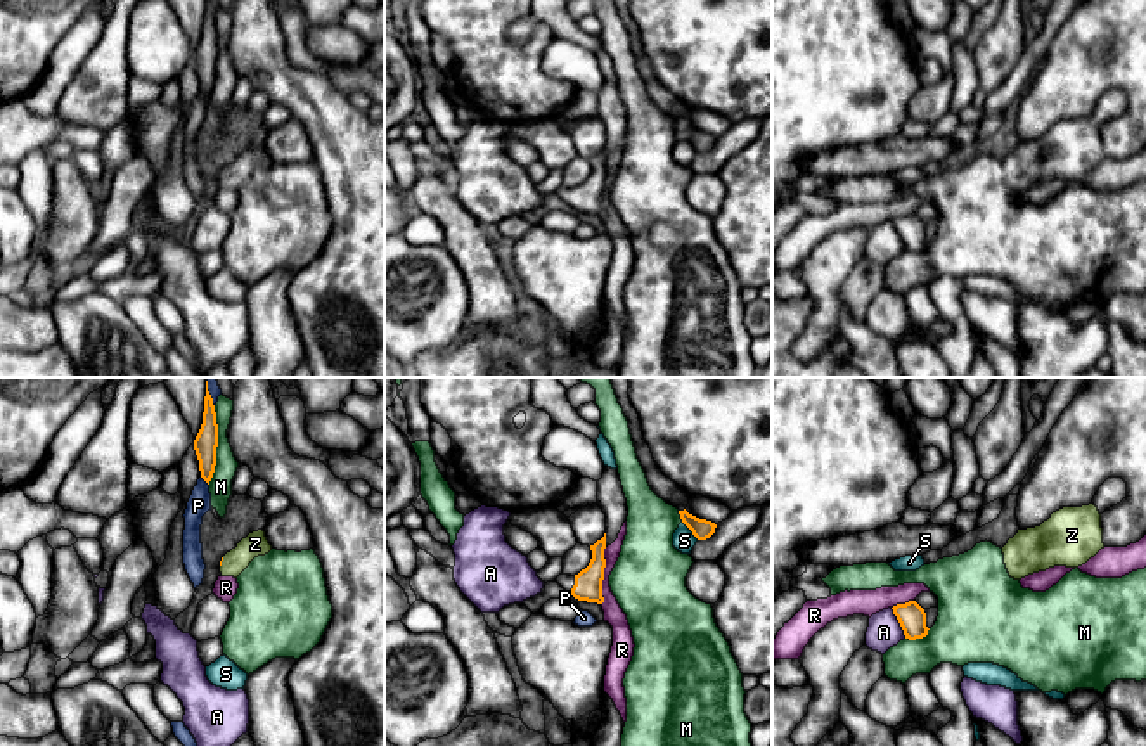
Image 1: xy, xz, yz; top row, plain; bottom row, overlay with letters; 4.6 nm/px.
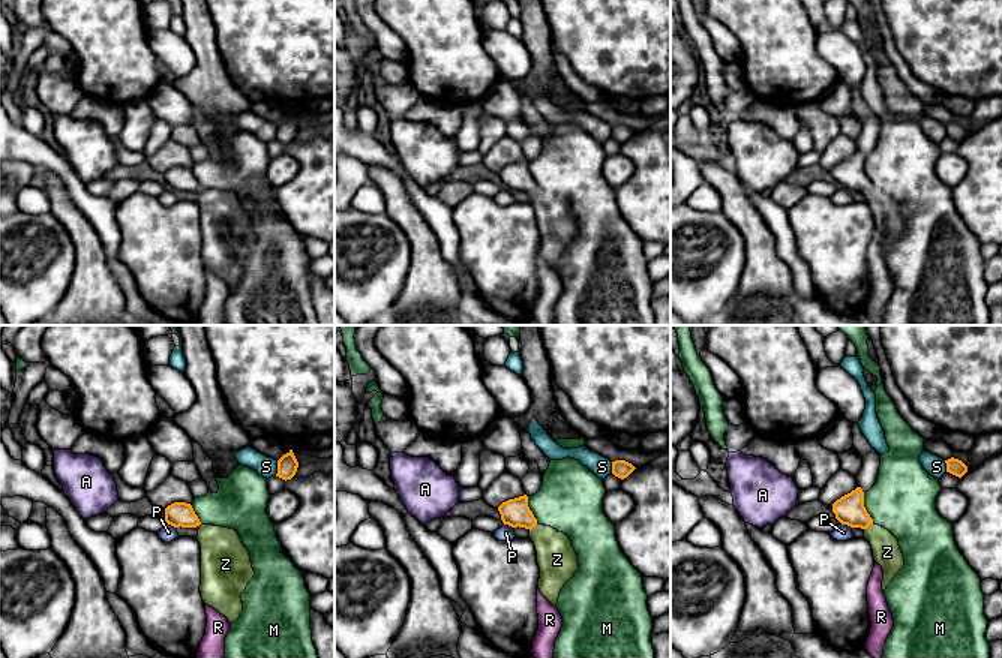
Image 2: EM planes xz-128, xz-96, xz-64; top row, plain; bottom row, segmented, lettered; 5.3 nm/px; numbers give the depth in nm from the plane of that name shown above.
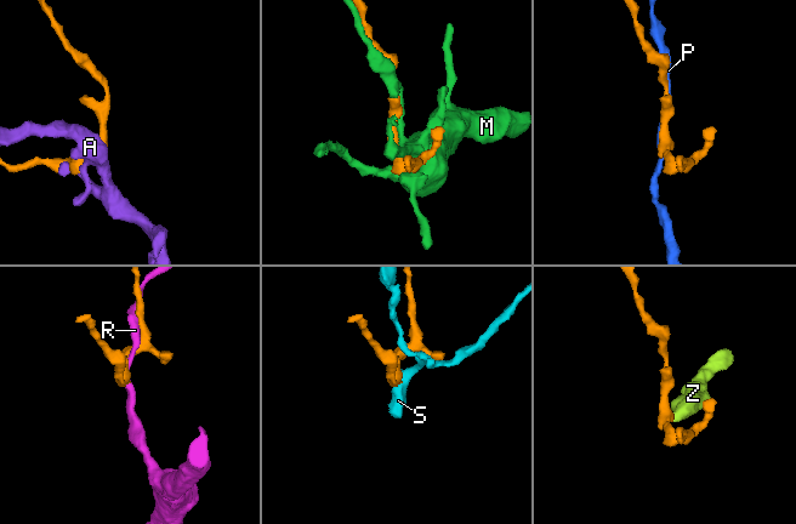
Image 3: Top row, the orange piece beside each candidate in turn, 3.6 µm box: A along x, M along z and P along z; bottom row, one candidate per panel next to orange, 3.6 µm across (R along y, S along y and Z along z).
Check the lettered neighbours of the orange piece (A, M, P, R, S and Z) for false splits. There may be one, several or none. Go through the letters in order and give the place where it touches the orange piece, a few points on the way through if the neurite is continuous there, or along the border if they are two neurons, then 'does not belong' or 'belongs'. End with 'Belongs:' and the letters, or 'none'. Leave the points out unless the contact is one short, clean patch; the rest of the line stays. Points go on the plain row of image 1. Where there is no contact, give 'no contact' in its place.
A: contact yz (899, 234); border yz (890, 220), (906, 250); does not belong
M: contact xy (217, 57); does not belong
P: contact xy (205, 92); does not belong
R: contact xz (603, 189); does not belong
S: contact xz (689, 141); border xz (682, 134), (698, 151); does not belong
Z: contact xy (220, 175); way xy (222, 170), (220, 175), (234, 175), (255, 156); belongs
Belongs: Z

